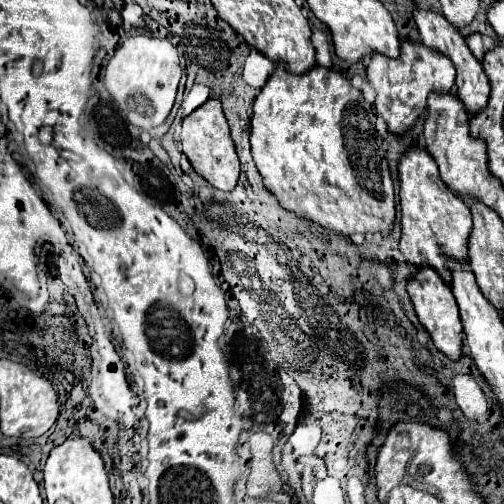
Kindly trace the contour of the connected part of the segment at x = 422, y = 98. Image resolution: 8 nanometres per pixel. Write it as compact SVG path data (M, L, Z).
M405 39L401 43L401 55L397 59L385 57L381 53L373 53L367 65L367 81L377 91L375 109L387 121L391 133L407 131L415 119L427 107L427 93L431 91L449 91L455 81L455 67L453 61L423 43L413 43Z

